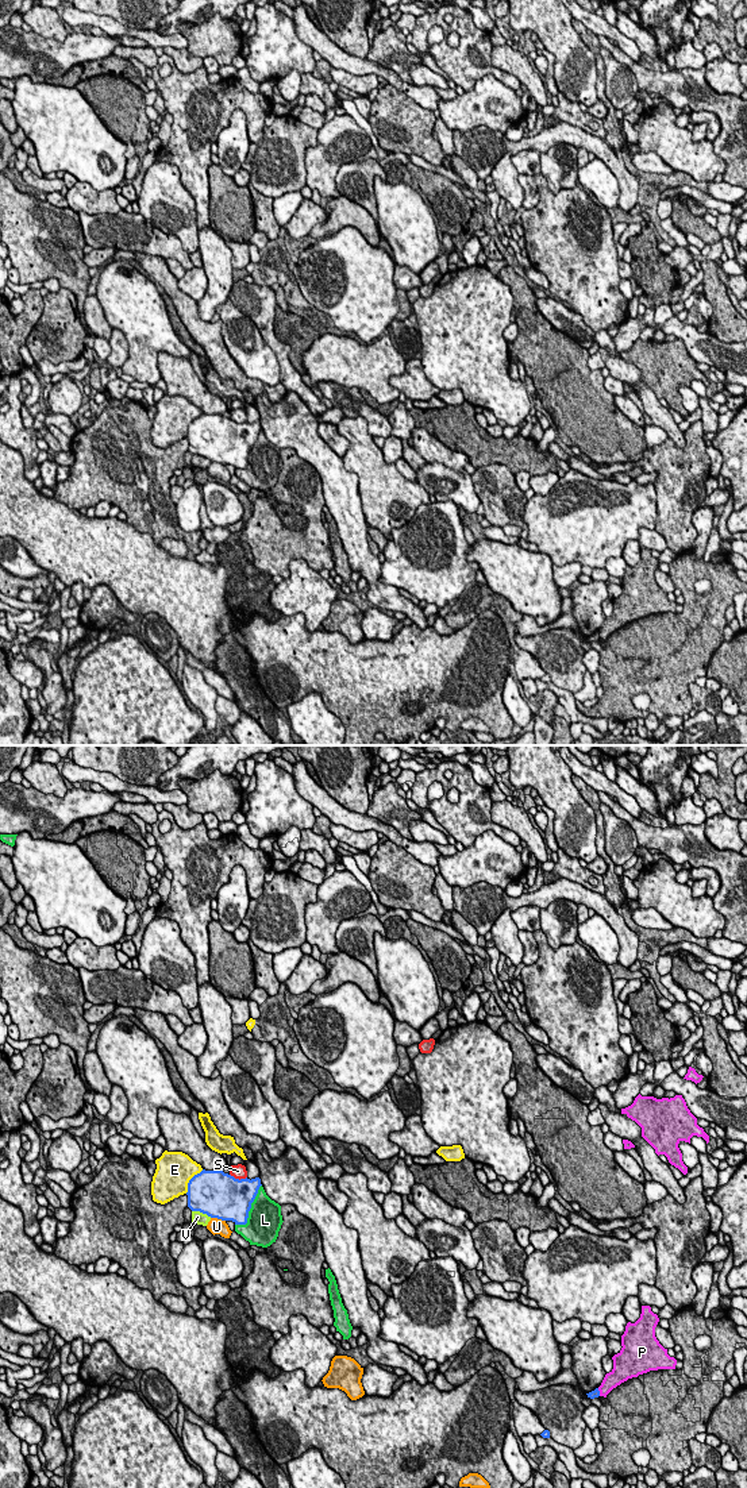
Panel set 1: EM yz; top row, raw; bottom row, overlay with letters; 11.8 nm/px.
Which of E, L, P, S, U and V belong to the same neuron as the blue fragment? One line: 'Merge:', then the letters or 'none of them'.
Merge: none of them

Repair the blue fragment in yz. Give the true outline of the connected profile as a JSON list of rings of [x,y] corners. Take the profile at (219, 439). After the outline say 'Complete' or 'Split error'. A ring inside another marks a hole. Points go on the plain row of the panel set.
[[[205,415],[188,427],[188,451],[211,462],[246,469],[261,423],[235,423],[223,415]]]. Complete

